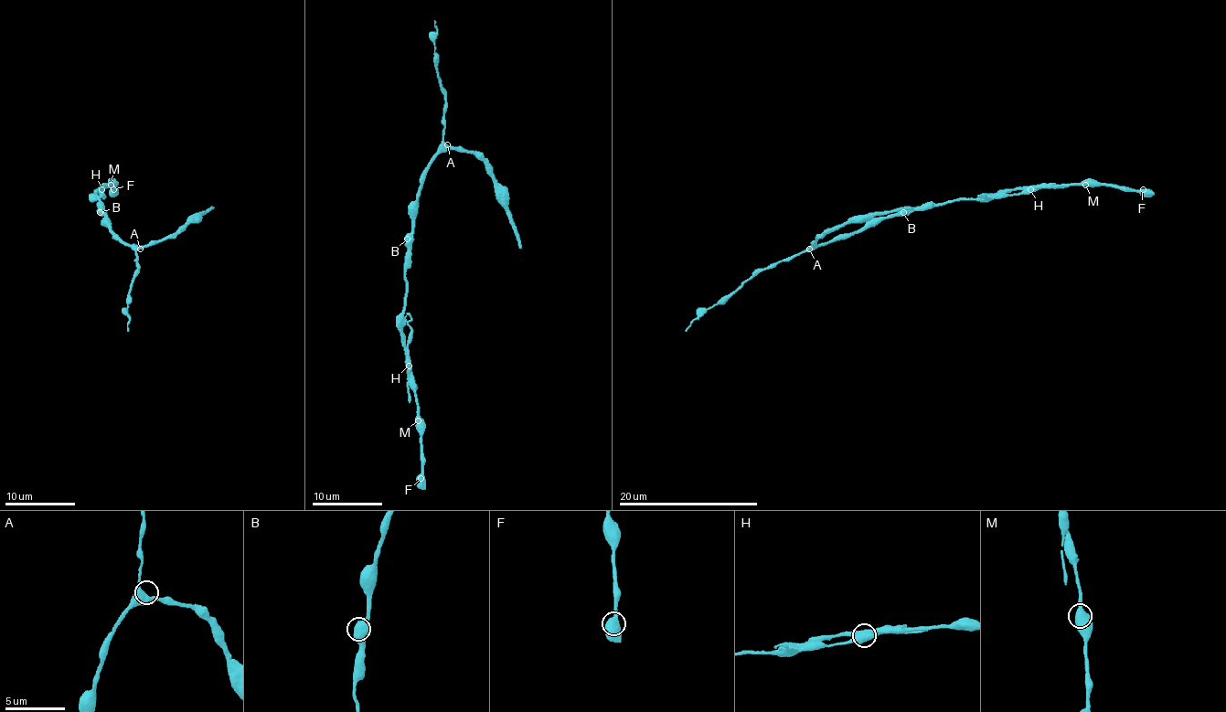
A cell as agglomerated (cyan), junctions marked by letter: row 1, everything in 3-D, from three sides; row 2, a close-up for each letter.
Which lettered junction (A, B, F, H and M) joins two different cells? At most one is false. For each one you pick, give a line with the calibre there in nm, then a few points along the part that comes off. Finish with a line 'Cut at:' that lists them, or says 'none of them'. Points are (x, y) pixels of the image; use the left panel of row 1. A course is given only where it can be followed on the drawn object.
H: calibre 500 nm
Cut at: H

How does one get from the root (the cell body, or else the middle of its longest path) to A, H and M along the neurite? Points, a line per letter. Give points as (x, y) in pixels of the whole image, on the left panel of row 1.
A: (103, 210), (111, 229), (122, 242), (140, 249)
H: (103, 210), (94, 196), (94, 193), (101, 189)
M: (103, 210), (98, 206), (94, 193), (111, 185)

